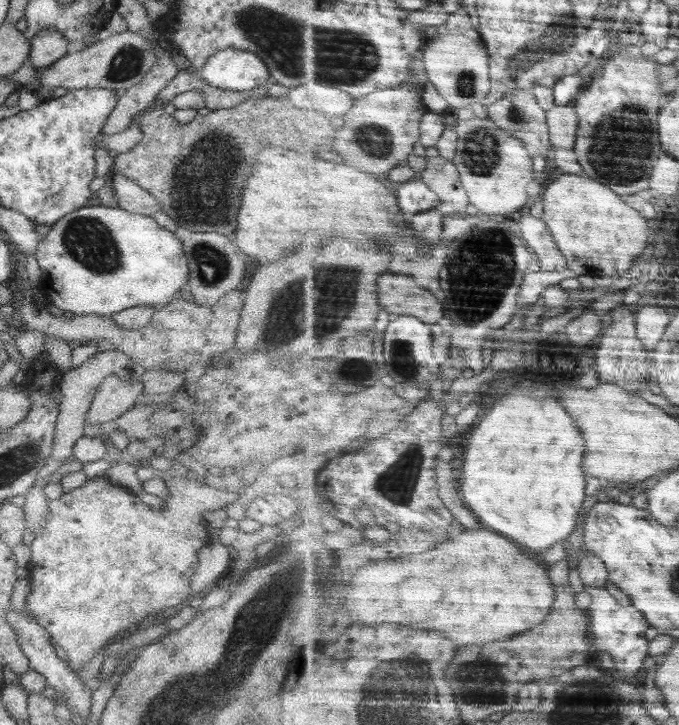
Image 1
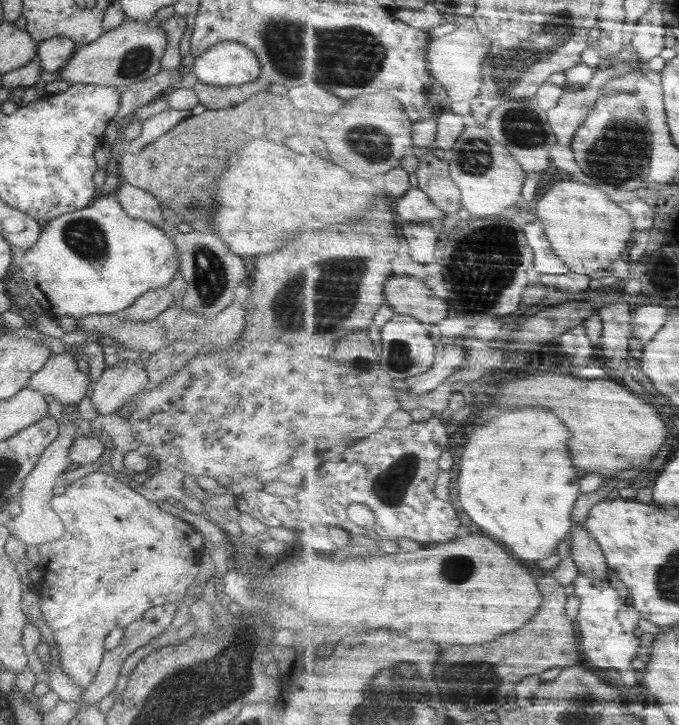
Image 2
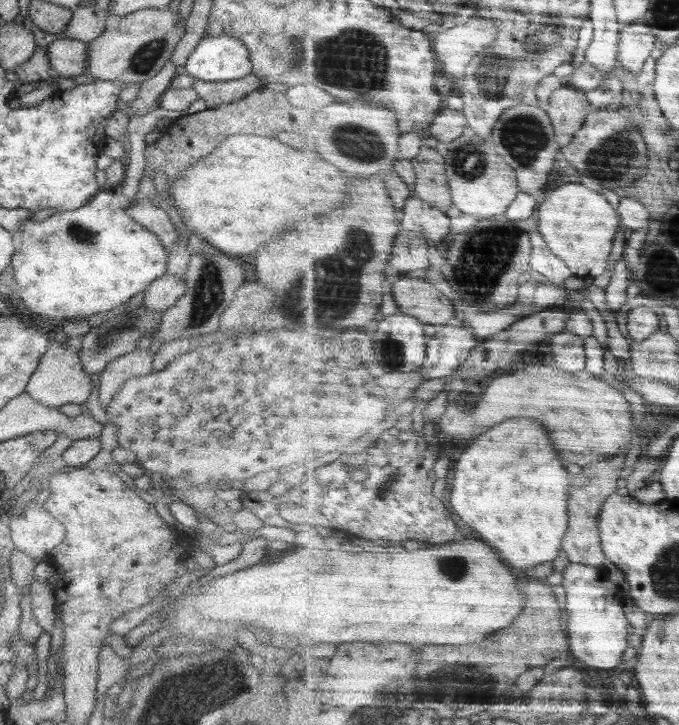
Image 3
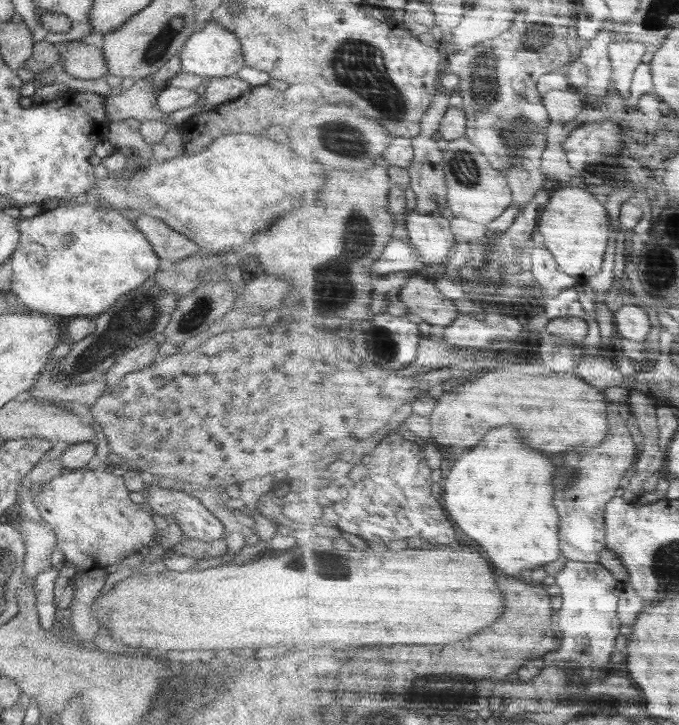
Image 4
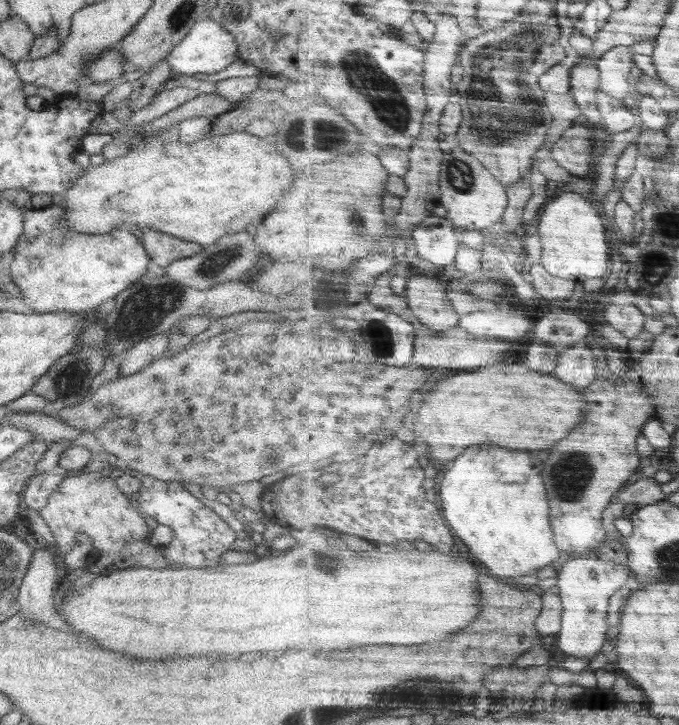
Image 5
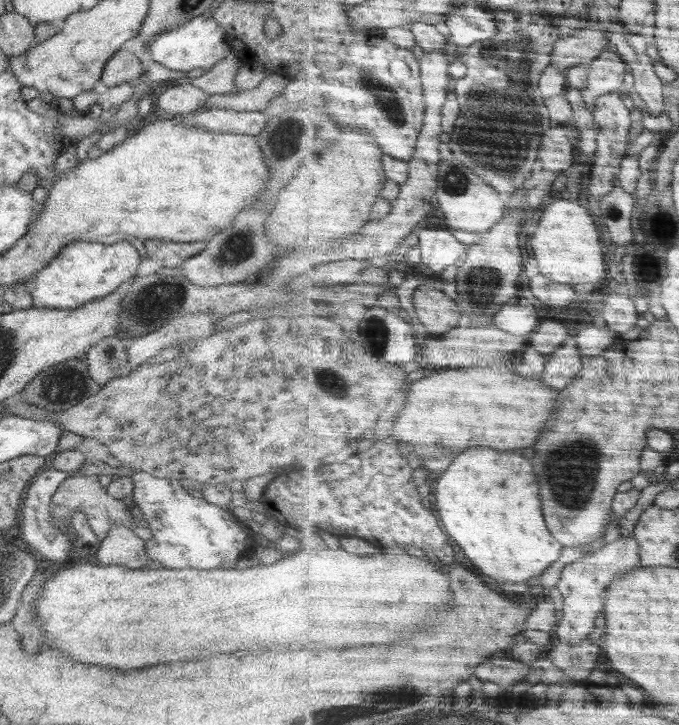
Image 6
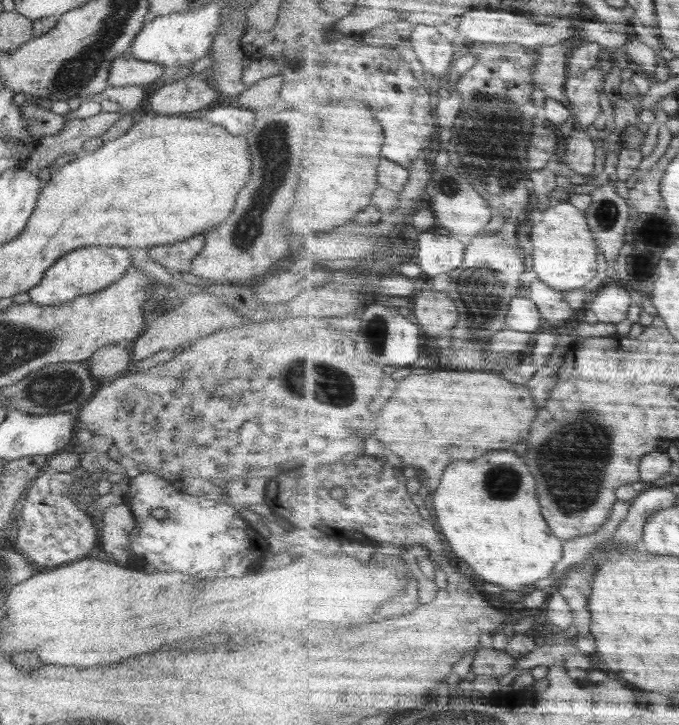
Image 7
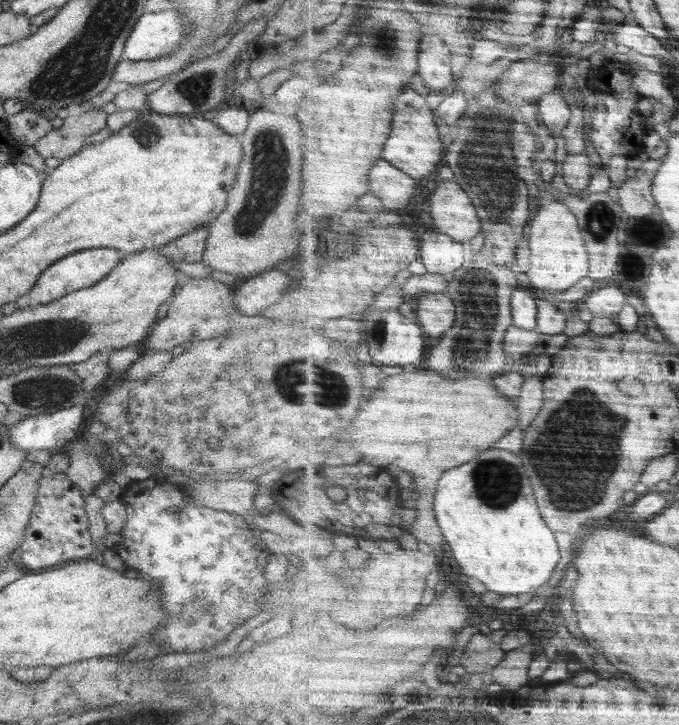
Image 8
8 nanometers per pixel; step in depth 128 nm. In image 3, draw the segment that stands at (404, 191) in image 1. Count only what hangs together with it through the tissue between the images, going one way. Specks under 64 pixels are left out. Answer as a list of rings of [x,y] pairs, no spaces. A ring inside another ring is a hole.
[[[410,197],[401,212],[401,227],[403,231],[424,233],[431,244],[440,244],[448,234],[452,220],[441,208],[432,206],[423,198]]]

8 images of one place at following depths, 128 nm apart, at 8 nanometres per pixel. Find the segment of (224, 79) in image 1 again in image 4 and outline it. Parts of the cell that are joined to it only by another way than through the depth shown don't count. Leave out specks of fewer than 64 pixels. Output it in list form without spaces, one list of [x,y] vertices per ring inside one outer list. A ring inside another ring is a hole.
[[[209,20],[194,34],[191,34],[183,49],[178,54],[181,60],[181,71],[202,78],[223,78],[236,76],[238,71],[245,65],[240,41],[238,37],[213,20]]]

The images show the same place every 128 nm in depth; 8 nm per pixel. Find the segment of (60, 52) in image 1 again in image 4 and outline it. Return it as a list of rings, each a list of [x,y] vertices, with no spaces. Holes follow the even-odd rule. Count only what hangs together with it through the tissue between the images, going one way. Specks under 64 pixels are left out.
[[[83,40],[70,41],[64,50],[61,53],[64,56],[62,66],[71,78],[91,80],[108,74],[102,49],[95,45],[89,45]]]

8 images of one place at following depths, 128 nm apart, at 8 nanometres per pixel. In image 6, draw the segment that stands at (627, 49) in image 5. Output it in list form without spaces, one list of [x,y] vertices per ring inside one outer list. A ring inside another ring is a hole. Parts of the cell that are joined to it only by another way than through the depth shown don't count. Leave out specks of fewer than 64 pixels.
[[[618,50],[604,51],[592,66],[590,66],[588,88],[582,89],[586,106],[590,110],[596,110],[596,102],[600,96],[620,91],[624,86],[626,74],[630,72],[630,66]]]

